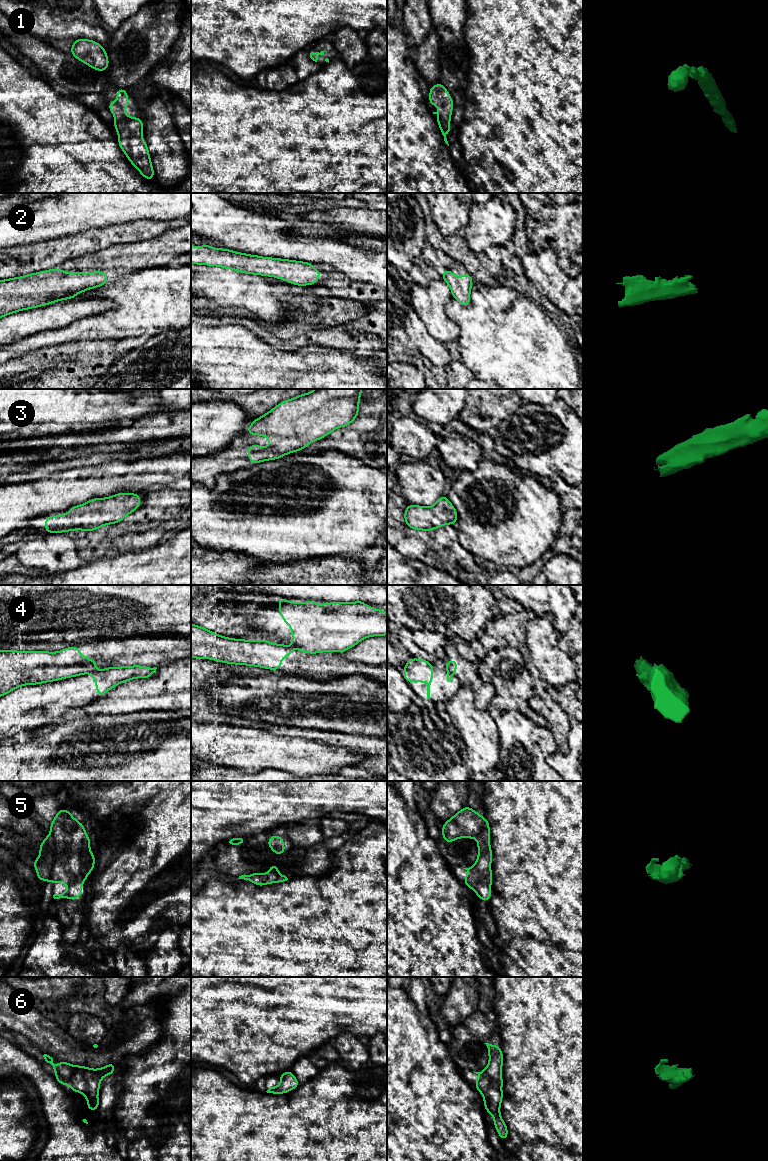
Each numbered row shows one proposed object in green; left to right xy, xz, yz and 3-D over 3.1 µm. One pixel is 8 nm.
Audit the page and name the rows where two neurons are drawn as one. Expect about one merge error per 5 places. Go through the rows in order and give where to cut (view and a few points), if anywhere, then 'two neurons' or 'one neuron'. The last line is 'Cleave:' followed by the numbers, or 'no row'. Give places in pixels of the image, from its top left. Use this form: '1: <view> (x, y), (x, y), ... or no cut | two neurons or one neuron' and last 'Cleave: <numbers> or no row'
1: no cut | one neuron
2: no cut | one neuron
3: no cut | one neuron
4: xy (95, 670), (92, 673) | two neurons
5: no cut | one neuron
6: no cut | one neuron
Cleave: 4

